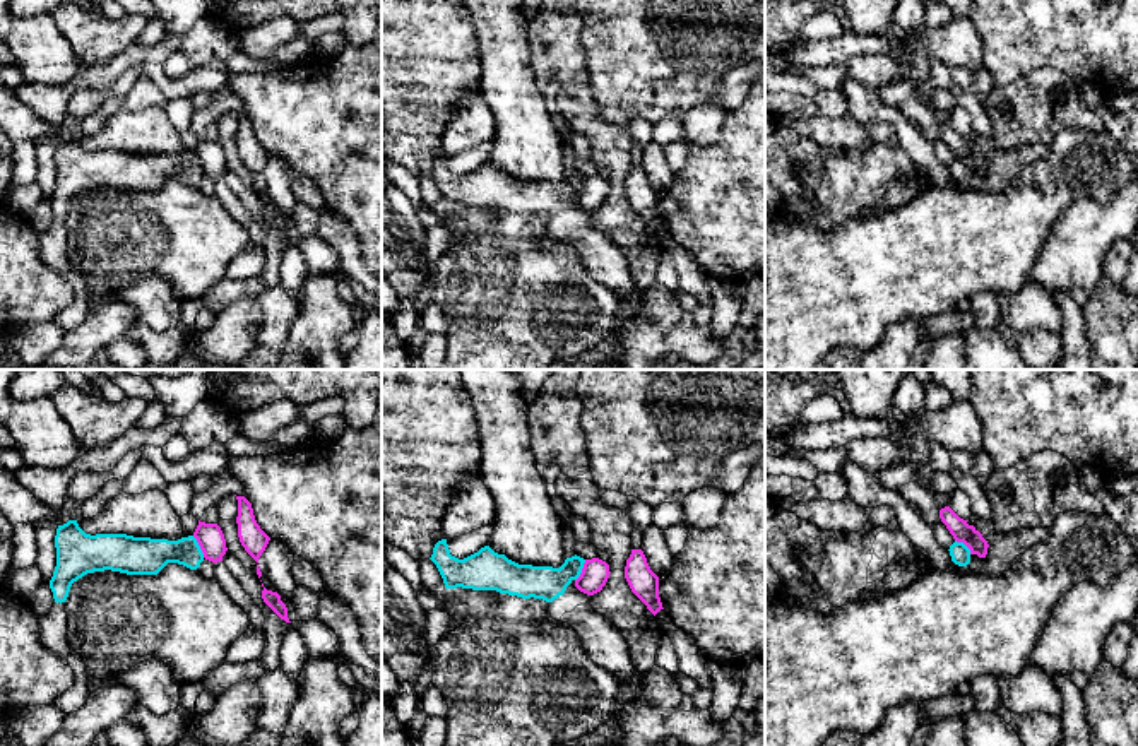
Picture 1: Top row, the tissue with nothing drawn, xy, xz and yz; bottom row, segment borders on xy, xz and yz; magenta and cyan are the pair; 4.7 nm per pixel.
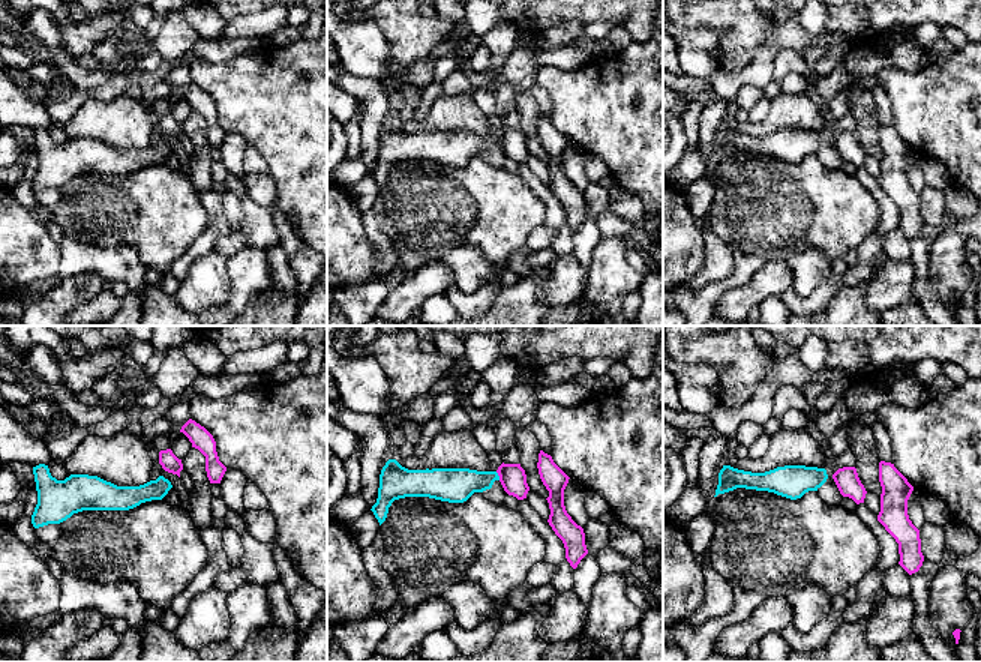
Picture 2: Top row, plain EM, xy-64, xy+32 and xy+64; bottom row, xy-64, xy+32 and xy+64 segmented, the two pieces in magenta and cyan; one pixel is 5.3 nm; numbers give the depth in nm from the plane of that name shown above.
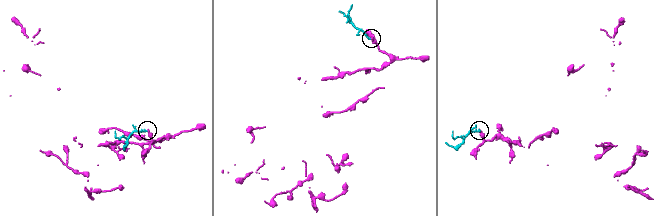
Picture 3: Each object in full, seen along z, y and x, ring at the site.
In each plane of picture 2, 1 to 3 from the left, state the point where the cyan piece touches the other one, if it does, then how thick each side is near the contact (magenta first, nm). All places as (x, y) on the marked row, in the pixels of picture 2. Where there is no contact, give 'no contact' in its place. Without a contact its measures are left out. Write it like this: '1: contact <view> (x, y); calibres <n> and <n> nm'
1: no contact
2: contact xy+32 (498, 475); calibres 140 and 190 nm
3: no contact

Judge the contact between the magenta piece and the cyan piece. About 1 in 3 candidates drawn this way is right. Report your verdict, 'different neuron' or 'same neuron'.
different neuron

